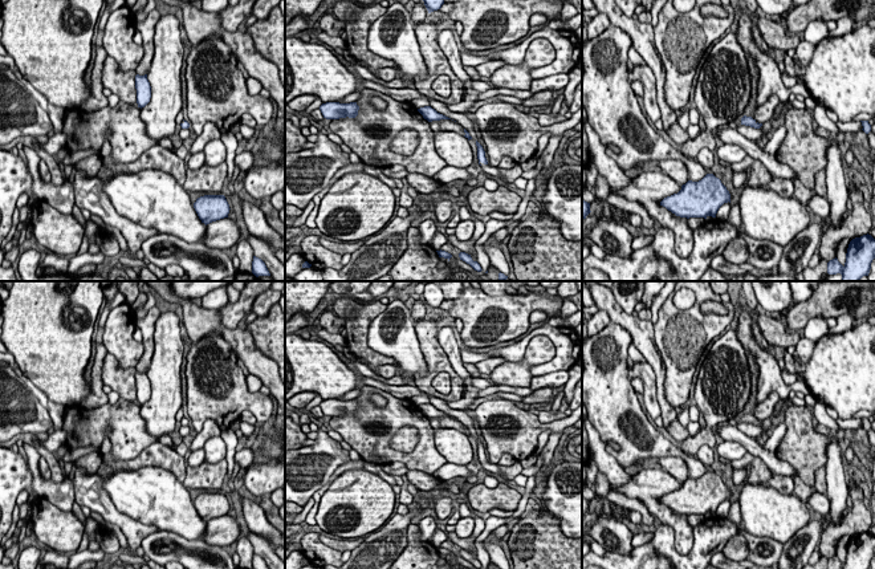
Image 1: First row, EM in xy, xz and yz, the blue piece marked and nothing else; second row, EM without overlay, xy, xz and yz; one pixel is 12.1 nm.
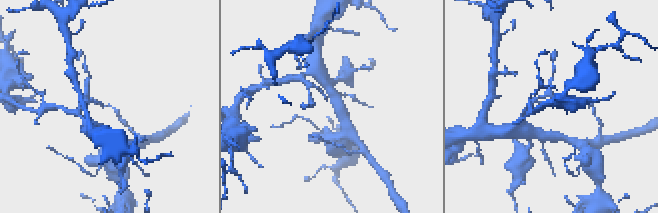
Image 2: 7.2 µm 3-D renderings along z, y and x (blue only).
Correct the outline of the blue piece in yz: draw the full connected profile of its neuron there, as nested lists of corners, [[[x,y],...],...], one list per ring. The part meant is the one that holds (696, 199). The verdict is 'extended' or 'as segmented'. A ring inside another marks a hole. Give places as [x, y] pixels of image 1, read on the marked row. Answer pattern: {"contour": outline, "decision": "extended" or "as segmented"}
{"contour": [[[707,174],[701,180],[688,180],[677,194],[664,198],[660,206],[680,218],[716,218],[724,203],[730,203],[730,194],[719,178]]], "decision": "as segmented"}

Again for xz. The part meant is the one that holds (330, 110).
{"contour": [[[326,102],[320,106],[320,110],[326,119],[339,119],[346,117],[355,118],[358,115],[359,106],[357,102]]], "decision": "as segmented"}

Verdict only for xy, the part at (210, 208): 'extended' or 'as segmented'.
as segmented

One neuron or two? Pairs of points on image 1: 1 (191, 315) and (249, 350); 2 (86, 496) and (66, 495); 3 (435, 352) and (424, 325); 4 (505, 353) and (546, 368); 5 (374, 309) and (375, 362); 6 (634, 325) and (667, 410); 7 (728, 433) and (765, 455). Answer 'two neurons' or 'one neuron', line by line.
1: one neuron
2: two neurons
3: one neuron
4: one neuron
5: one neuron
6: one neuron
7: one neuron

